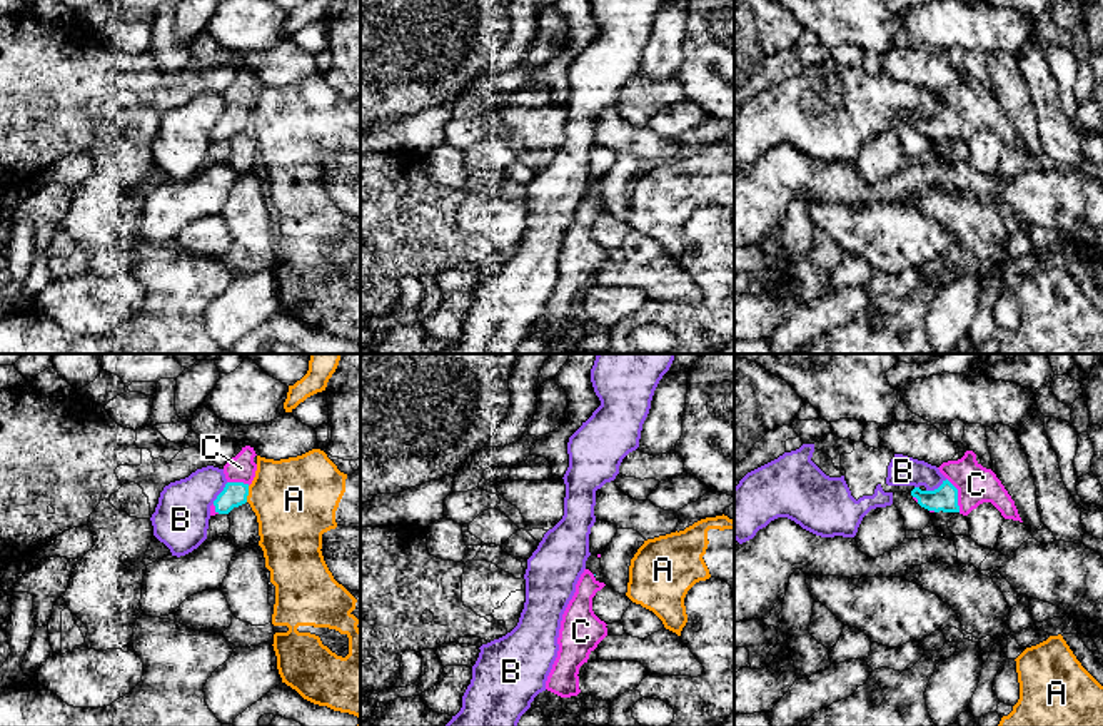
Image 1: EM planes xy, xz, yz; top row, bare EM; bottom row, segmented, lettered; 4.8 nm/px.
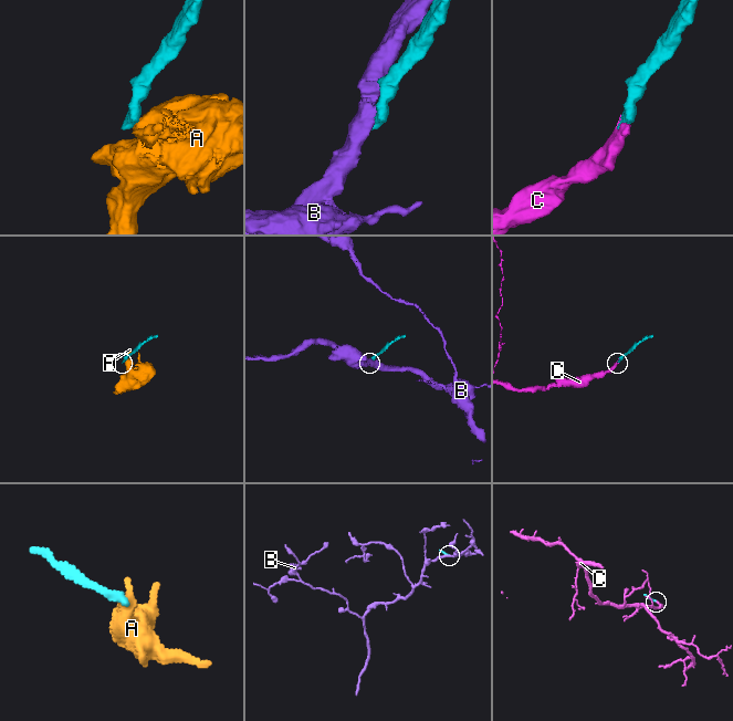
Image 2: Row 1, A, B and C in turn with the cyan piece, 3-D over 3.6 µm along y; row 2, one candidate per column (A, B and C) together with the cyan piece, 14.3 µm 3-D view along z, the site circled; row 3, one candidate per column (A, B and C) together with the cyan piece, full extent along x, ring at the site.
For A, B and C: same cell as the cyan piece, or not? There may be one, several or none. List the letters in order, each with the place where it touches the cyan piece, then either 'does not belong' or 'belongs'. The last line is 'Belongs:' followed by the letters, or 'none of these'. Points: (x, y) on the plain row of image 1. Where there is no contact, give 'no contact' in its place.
A: xy (247, 120) | does not belong
B: yz (938, 114) | does not belong
C: yz (956, 120) | belongs
Belongs: C

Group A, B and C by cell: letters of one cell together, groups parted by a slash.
A / B / C

